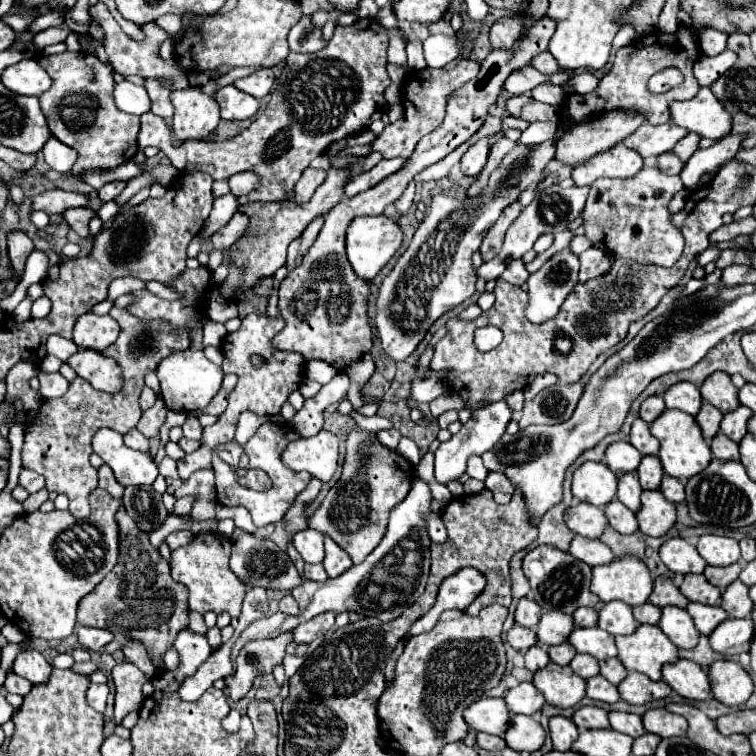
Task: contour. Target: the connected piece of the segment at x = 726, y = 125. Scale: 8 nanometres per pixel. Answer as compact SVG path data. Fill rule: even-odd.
M702 87L696 97L688 101L672 101L670 119L706 139L720 139L728 135L732 125L728 111L712 95L708 87Z

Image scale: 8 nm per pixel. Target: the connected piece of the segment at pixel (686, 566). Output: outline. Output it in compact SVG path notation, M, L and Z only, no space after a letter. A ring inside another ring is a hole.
M672 537L662 543L660 559L674 573L702 573L706 561L700 557L694 545L690 545L684 537Z

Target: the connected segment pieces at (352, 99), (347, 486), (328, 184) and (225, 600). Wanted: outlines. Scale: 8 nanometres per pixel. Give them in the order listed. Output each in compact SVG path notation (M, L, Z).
M358 19L350 27L336 27L334 37L322 51L288 55L286 67L270 93L272 99L268 107L234 139L192 139L174 145L172 131L166 121L148 111L140 117L142 129L138 135L138 147L140 151L148 145L158 147L180 173L206 171L214 179L226 179L240 171L256 171L262 177L262 183L250 195L240 197L240 203L282 201L314 157L324 155L334 141L368 127L386 111L382 93L390 85L390 77L386 73L388 43L388 29L374 19Z
M354 429L346 439L346 457L344 457L340 481L328 491L328 495L324 497L320 507L308 517L308 525L312 529L328 533L330 539L334 539L340 547L344 547L346 553L350 553L350 559L354 563L362 563L366 559L366 555L382 541L382 537L386 533L388 513L398 501L402 501L408 495L408 489L412 487L412 475L414 475L414 465L400 453L382 445L376 433L368 433L364 429Z
M330 169L324 183L316 189L314 197L304 203L304 205L296 205L292 201L282 201L282 203L248 203L244 207L240 207L240 211L248 213L248 217L252 217L252 225L248 227L248 233L236 243L232 245L232 269L236 269L236 265L244 265L244 269L248 269L248 273L244 273L244 285L252 285L252 281L256 281L256 277L268 275L268 273L276 273L284 263L286 263L286 247L290 245L292 239L296 239L306 225L316 217L316 215L326 215L328 209L332 209L332 205L336 205L342 197L340 197L340 185L344 181L348 181L348 171L346 169Z
M212 533L212 535L198 535L190 545L184 545L184 547L172 551L172 557L170 557L172 577L174 577L174 581L180 581L188 587L190 611L196 611L196 613L226 611L232 617L240 615L244 583L240 579L236 579L236 575L228 567L230 547L232 547L230 539L218 537L218 533Z

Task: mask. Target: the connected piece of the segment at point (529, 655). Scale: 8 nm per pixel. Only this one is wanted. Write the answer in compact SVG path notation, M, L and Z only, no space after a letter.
M538 643L524 653L524 659L526 659L526 669L530 669L530 671L538 671L538 669L542 669L550 663L550 657L548 657L546 649L540 647Z

